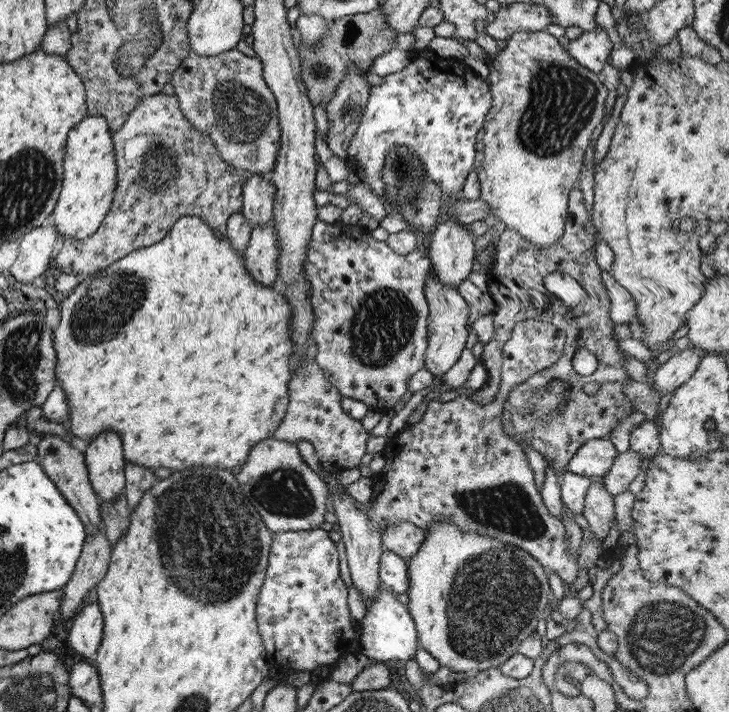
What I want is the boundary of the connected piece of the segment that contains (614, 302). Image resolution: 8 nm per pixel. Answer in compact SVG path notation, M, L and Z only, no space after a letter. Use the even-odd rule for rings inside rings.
M602 271L602 283L610 298L609 318L614 324L636 320L636 306L629 291L626 291L609 272Z

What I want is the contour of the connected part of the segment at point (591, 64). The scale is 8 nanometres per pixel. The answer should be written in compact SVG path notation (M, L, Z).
M597 25L592 31L583 31L580 36L569 41L565 52L585 69L600 74L611 50L607 32Z

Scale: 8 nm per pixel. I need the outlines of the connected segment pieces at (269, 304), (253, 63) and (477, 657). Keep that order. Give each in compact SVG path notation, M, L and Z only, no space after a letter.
M184 216L179 217L168 230L168 233L156 243L151 246L146 246L145 248L140 248L137 250L132 250L129 254L123 256L119 260L113 262L112 265L106 266L105 268L98 270L90 275L85 275L80 278L78 285L67 294L58 306L58 322L57 324L52 324L52 344L56 354L56 365L54 366L55 380L59 379L59 388L63 390L65 394L65 404L67 404L67 414L69 414L69 419L67 419L66 429L71 436L75 438L80 438L87 440L88 445L90 440L94 438L95 435L100 432L111 430L114 433L119 434L121 442L123 442L123 458L127 462L133 462L133 464L139 464L139 466L145 466L145 468L173 468L173 470L183 470L183 468L189 468L189 466L217 466L217 468L229 469L233 466L239 466L245 462L245 458L249 455L249 448L257 445L260 440L269 438L275 428L279 425L280 420L283 418L286 404L287 404L287 386L290 382L291 377L291 360L290 355L292 354L292 342L290 340L290 322L288 318L290 316L290 306L286 301L286 298L278 295L274 292L271 287L262 285L260 282L254 281L254 278L246 272L244 267L244 256L240 255L235 249L232 249L230 242L225 238L217 238L215 234L212 233L211 227L203 222L199 217Z
M235 48L227 50L221 54L215 56L202 57L198 54L188 52L188 55L183 58L181 64L177 67L177 70L173 71L172 77L169 83L173 85L173 94L175 94L176 101L179 108L186 118L186 121L190 122L197 130L200 130L204 135L211 138L213 146L216 148L218 155L233 168L241 168L241 170L248 170L250 173L263 173L272 170L274 163L276 162L276 156L278 153L278 147L280 146L280 126L278 123L278 112L276 109L276 100L273 93L269 90L269 87L265 84L262 77L262 64L257 57L249 57L241 54Z
M443 518L443 520L435 522L433 526L429 526L429 530L426 530L425 533L424 541L421 542L414 556L406 563L406 578L408 578L406 609L414 622L418 645L425 652L428 652L438 662L439 666L455 672L464 672L471 675L475 672L498 667L518 652L518 644L524 638L527 638L535 630L535 624L541 618L544 618L543 611L546 609L548 599L552 598L547 584L547 570L535 558L531 557L526 550L493 540L489 536L476 536L475 533L460 532L457 530L457 526L453 526L453 522L447 520L447 518Z

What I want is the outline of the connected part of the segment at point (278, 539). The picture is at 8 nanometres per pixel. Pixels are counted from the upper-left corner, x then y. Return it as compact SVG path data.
M312 529L301 531L286 531L281 533L273 533L271 537L267 566L264 574L262 585L255 603L256 625L258 633L261 635L262 646L265 649L265 662L269 668L277 668L280 672L289 675L294 671L312 672L315 668L335 666L339 659L345 654L360 652L360 625L357 621L349 617L349 609L346 603L347 587L339 577L337 565L337 550L334 542L331 541L325 530Z

